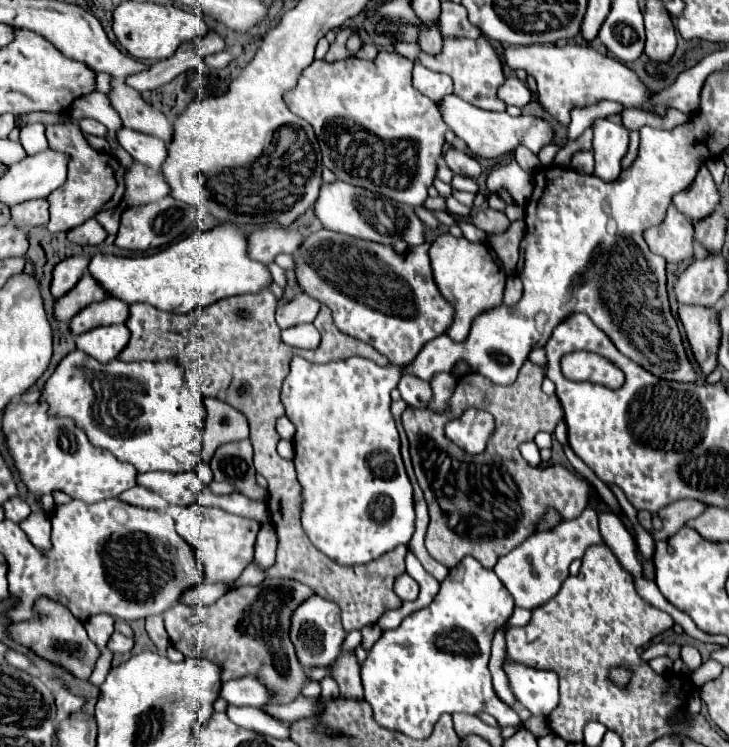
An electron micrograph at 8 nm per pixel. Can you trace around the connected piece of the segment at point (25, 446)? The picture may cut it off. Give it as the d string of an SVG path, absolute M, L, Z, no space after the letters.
M10 402L4 414L4 432L8 448L16 460L24 484L32 494L44 496L62 490L76 500L94 504L120 496L136 484L138 470L132 464L120 462L112 452L96 448L88 442L86 434L70 418L54 418L46 414L46 404L20 404Z

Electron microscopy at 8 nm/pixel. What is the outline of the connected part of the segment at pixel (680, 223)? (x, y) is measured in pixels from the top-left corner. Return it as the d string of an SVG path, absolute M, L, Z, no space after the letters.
M674 206L668 208L668 214L660 226L644 232L644 240L648 242L650 250L676 264L694 256L692 238L694 226L690 218L682 216Z

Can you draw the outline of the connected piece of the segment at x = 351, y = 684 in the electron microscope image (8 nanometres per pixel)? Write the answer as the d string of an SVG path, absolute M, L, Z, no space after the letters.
M356 652L342 654L332 666L328 668L312 668L310 676L314 680L322 680L324 676L334 676L340 686L342 698L362 698L362 684L360 684L360 664Z

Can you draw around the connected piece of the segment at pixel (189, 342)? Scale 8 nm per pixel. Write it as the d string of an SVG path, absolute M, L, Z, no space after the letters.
M270 290L224 298L212 306L198 308L190 314L168 314L158 312L158 308L150 308L150 304L132 304L130 318L126 322L132 336L118 358L124 362L166 360L168 356L178 358L186 368L190 368L204 396L224 400L248 418L250 442L254 446L254 466L256 472L268 480L268 508L278 534L276 564L268 570L268 576L300 580L308 584L318 596L336 602L340 606L344 630L352 632L376 624L386 610L398 608L402 604L402 600L394 592L394 580L400 574L404 574L406 546L386 552L368 566L340 566L338 562L322 554L318 548L314 548L306 532L302 532L300 524L302 486L298 486L294 462L284 460L276 452L280 436L274 426L276 420L284 414L280 386L290 370L290 360L294 356L318 364L336 362L352 356L364 356L374 362L386 362L386 356L382 356L370 344L364 344L352 336L338 332L338 328L334 328L332 316L330 320L318 318L318 332L322 334L322 342L316 350L292 348L280 338L280 328L274 320L276 304L278 300Z

